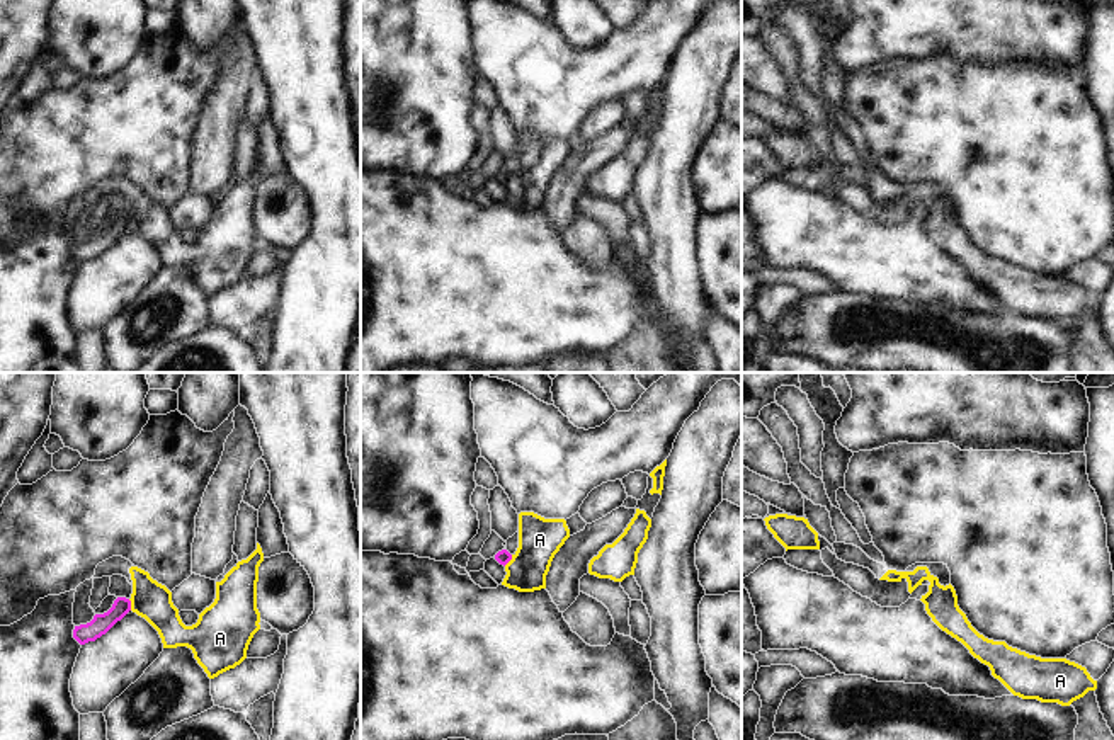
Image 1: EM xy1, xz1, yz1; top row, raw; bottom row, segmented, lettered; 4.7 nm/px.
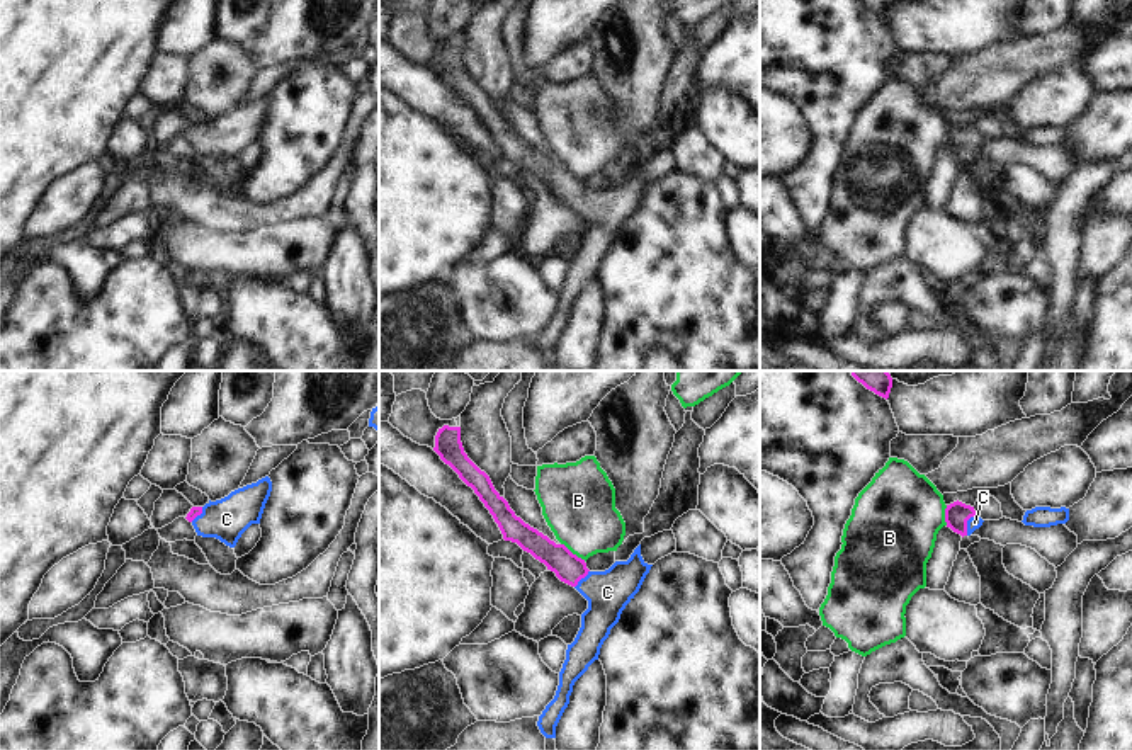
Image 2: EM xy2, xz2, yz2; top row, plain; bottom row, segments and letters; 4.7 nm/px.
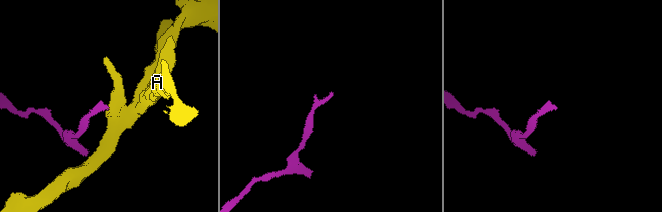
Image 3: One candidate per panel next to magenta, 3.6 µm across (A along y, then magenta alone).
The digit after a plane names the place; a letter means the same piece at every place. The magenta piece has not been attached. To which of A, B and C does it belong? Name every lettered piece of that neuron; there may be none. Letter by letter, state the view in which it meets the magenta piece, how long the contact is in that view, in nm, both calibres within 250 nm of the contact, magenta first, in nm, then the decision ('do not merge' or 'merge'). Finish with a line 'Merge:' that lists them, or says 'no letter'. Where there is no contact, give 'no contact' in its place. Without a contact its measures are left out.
A: contact in xy1; length 60 nm; calibres 90 and 180 nm; do not merge
B: contact in xz2; length 150 nm; calibres 140 and 360 nm; do not merge
C: contact in yz2; length 120 nm; calibres 120 and 70 nm; merge
Merge: C

